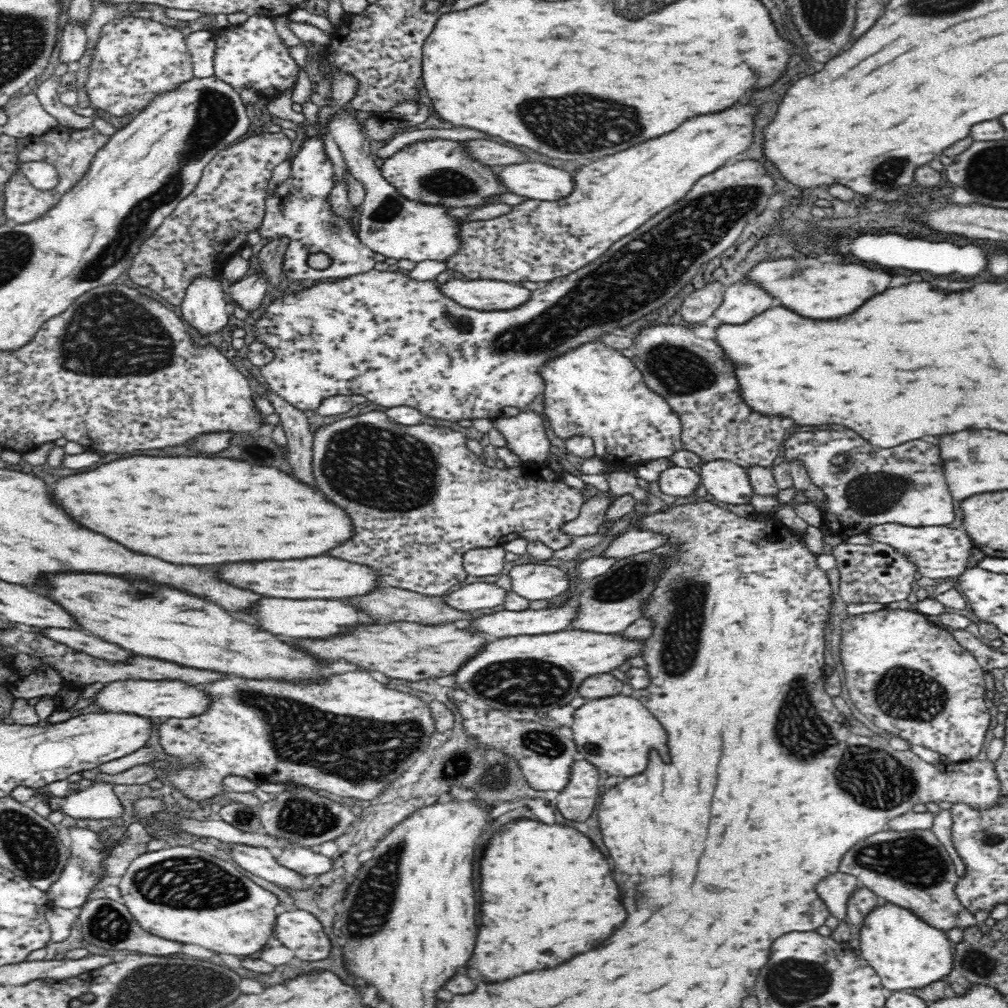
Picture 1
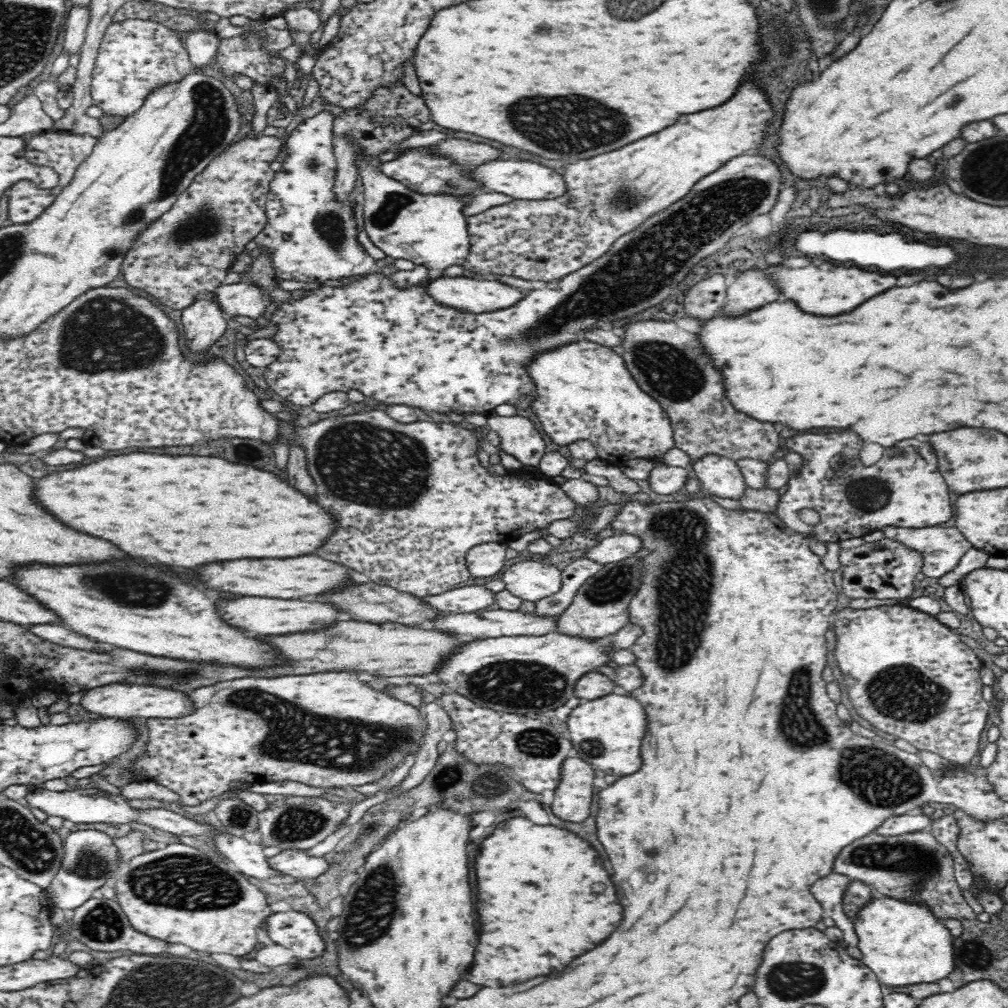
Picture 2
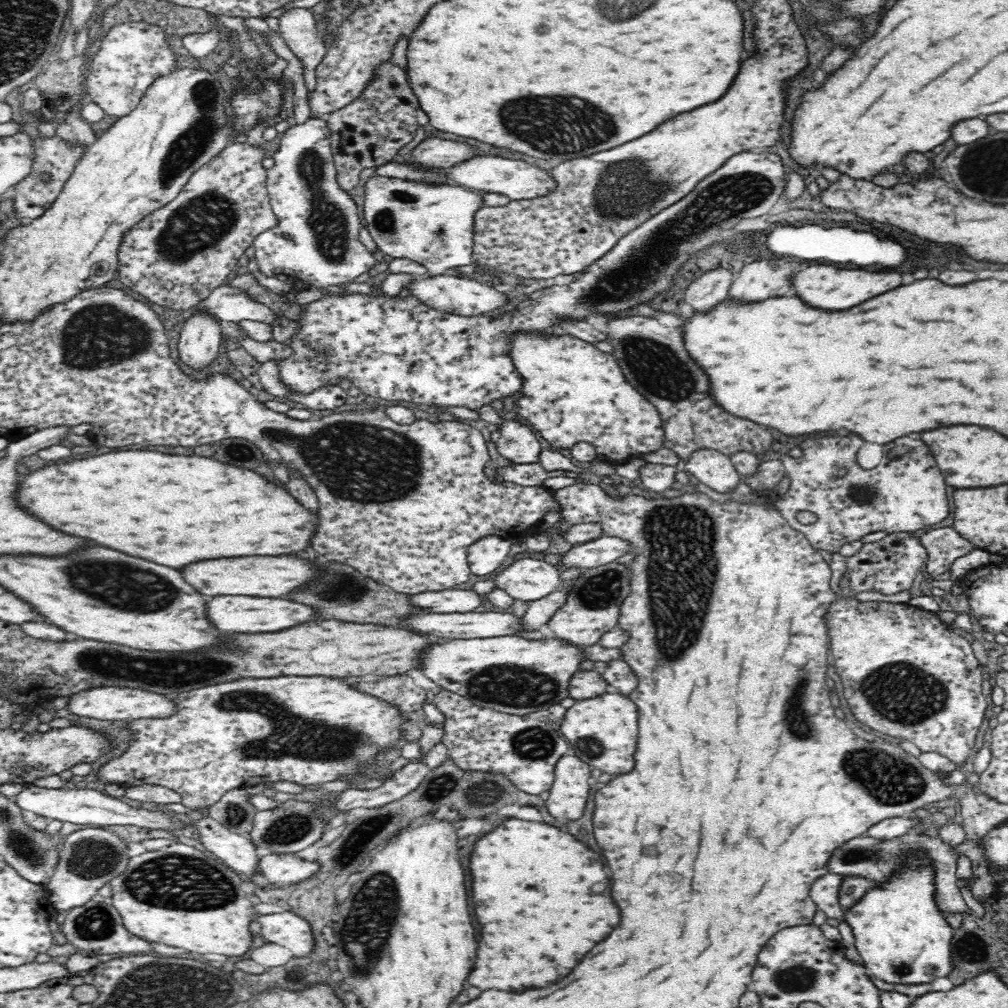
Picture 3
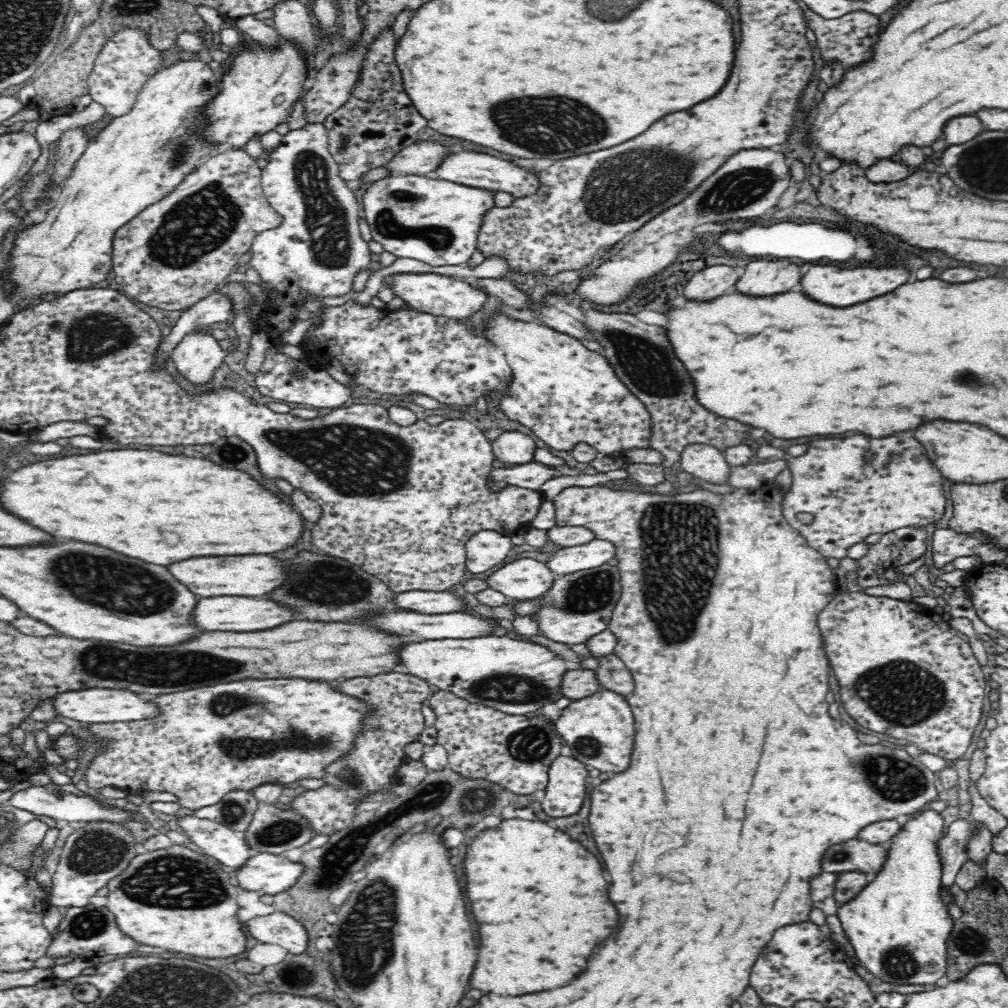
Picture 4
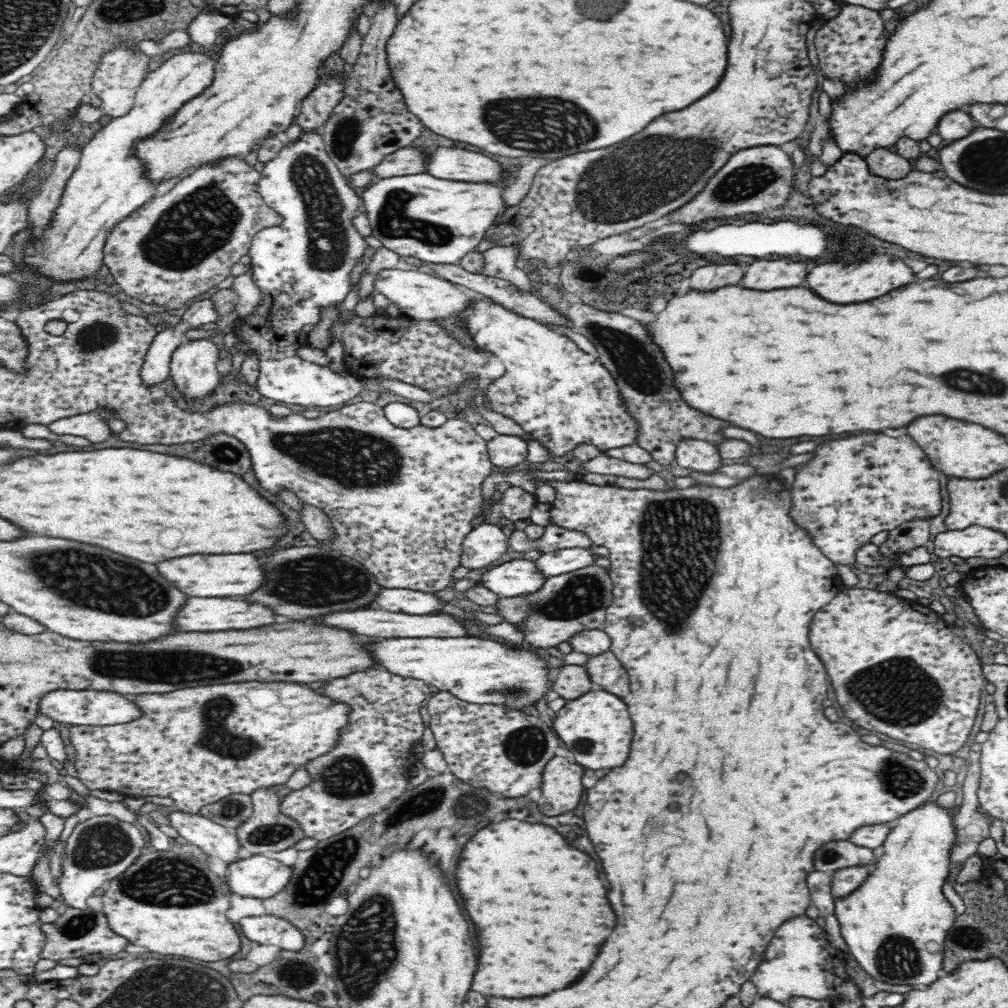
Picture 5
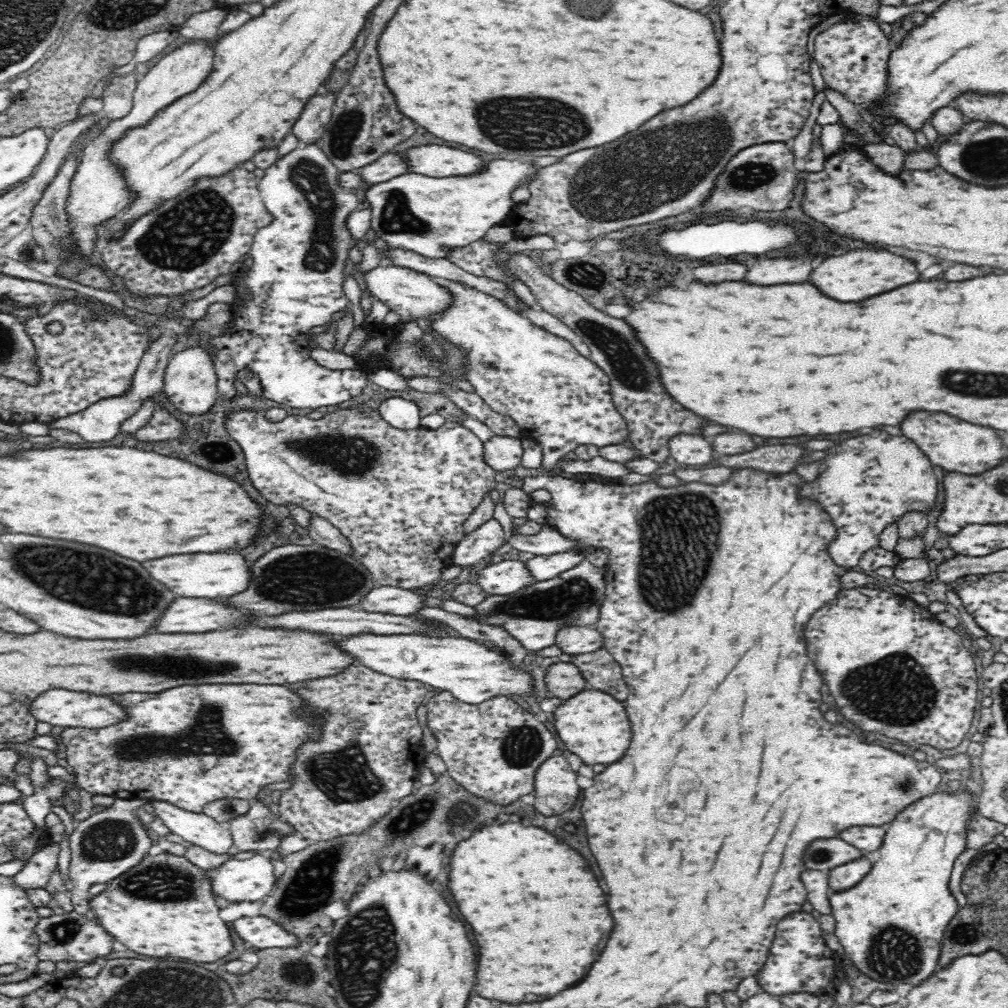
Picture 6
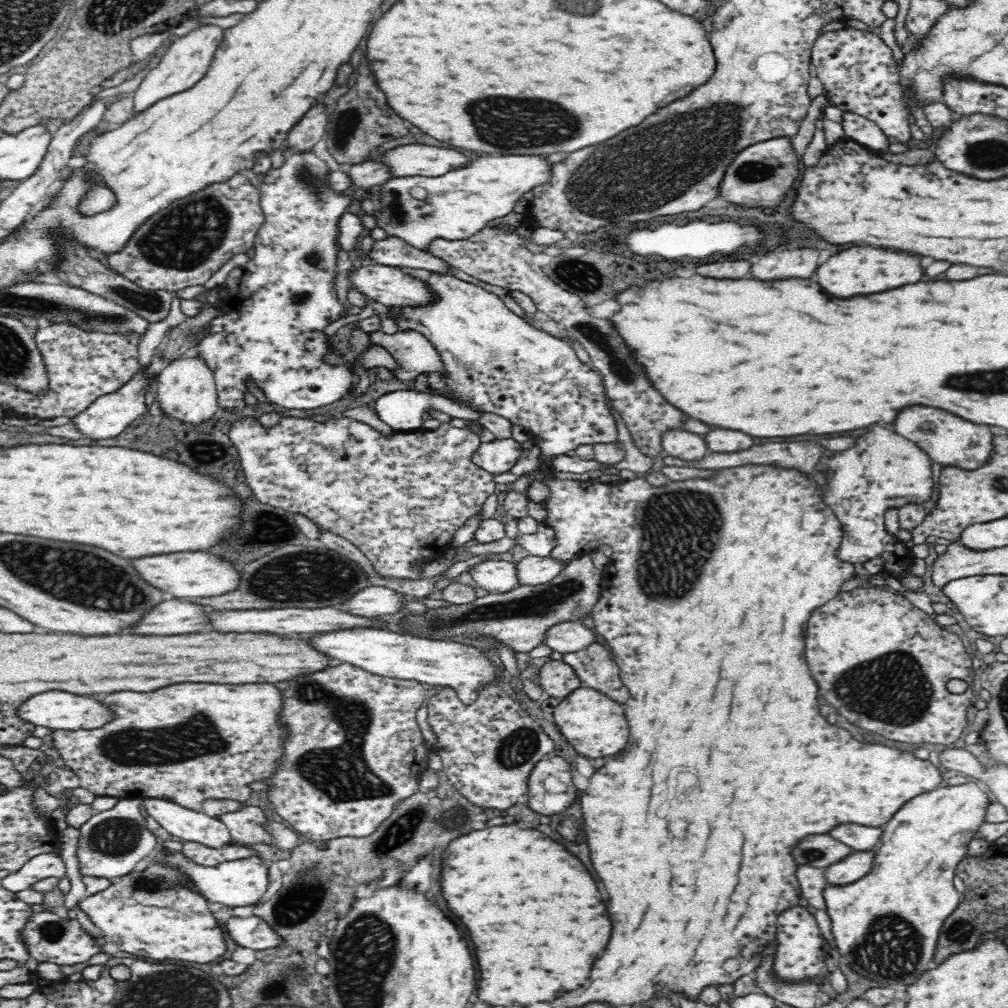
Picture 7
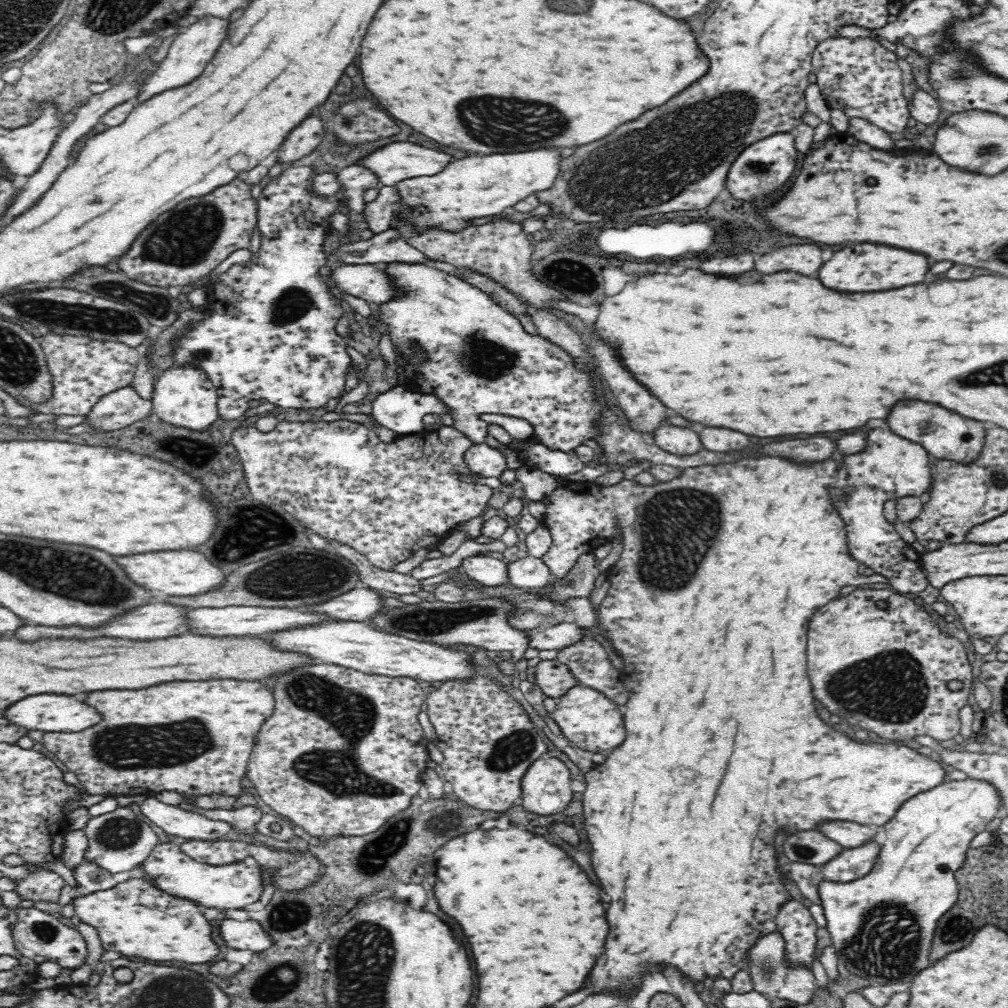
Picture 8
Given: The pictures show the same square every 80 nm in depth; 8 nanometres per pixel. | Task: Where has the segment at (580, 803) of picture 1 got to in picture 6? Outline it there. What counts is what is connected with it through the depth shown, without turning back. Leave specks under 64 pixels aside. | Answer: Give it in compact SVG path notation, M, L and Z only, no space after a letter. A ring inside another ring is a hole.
M564 756L546 759L534 774L534 808L544 816L555 816L570 810L580 796L579 779Z

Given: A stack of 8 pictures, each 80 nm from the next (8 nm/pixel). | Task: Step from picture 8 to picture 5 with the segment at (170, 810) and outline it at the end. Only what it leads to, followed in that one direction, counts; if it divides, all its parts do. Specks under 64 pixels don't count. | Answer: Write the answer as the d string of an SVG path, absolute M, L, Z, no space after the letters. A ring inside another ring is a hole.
M180 810L168 812L170 826L190 844L198 846L208 857L221 858L227 865L236 862L240 843L236 831L199 814Z

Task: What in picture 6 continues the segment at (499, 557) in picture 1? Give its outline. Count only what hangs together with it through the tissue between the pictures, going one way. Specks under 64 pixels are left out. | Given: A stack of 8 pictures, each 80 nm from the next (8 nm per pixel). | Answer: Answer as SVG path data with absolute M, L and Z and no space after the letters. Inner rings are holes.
M490 518L457 544L450 562L470 567L488 558L488 555L495 550L499 550L503 546L502 542L504 542L504 528L496 519Z

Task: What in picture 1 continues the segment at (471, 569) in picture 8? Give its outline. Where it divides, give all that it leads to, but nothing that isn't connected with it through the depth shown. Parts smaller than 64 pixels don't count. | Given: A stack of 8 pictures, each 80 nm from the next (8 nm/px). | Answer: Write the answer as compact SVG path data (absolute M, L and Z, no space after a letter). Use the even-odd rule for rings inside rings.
M523 563L515 565L508 573L512 592L528 600L554 599L556 594L568 590L568 576L556 565L540 563Z

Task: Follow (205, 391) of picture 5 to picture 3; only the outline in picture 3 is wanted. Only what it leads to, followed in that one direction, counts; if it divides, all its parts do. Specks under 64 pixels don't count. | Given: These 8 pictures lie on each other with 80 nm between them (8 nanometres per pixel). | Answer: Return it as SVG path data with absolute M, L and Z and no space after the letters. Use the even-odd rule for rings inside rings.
M193 314L179 326L178 358L191 370L204 370L219 356L220 324L208 314Z

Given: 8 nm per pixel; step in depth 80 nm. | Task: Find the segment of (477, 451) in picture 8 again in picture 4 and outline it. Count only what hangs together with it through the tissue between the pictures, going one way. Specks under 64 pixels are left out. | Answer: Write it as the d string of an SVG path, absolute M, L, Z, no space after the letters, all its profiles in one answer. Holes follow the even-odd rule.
M504 431L491 441L494 458L505 464L526 464L532 460L535 444L519 431Z

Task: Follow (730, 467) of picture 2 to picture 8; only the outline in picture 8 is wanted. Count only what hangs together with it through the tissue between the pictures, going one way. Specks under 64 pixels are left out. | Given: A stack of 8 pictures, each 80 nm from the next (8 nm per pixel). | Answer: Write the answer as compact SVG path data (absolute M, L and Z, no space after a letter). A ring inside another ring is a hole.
M665 423L651 433L650 440L661 449L677 455L696 454L703 448L698 438L698 429L690 426L672 426Z

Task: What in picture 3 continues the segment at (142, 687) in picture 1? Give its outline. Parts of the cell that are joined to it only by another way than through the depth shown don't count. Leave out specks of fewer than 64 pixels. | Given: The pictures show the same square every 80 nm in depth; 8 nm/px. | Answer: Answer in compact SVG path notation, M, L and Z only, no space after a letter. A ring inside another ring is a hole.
M104 686L104 688L89 688L79 693L72 694L67 698L64 707L70 714L84 716L84 718L96 718L96 720L138 720L151 718L168 718L174 714L174 703L170 697L163 694L146 692L140 689L114 688L114 686Z

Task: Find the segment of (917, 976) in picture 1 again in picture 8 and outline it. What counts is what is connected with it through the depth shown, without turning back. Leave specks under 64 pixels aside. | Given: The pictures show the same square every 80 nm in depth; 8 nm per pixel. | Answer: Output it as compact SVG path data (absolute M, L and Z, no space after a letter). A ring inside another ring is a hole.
M968 777L966 780L949 781L936 786L933 790L917 794L915 797L909 798L904 804L896 811L896 815L886 825L884 825L884 832L886 833L886 841L882 844L880 852L876 857L876 864L873 869L862 878L857 878L852 882L832 882L830 880L822 880L818 887L818 894L820 895L820 904L822 905L823 912L826 918L826 925L828 932L832 936L832 946L835 948L837 960L840 960L844 966L856 976L866 979L870 985L874 984L888 984L896 982L912 982L916 974L920 970L930 966L928 960L928 950L932 944L932 936L934 936L934 928L938 918L948 912L954 906L959 892L959 886L955 879L955 872L963 867L966 862L968 849L971 847L970 842L974 840L976 834L984 832L986 825L988 825L994 818L998 817L999 812L1003 812L1001 804L1001 796L999 795L996 785L988 783L988 781L978 781L976 778Z

